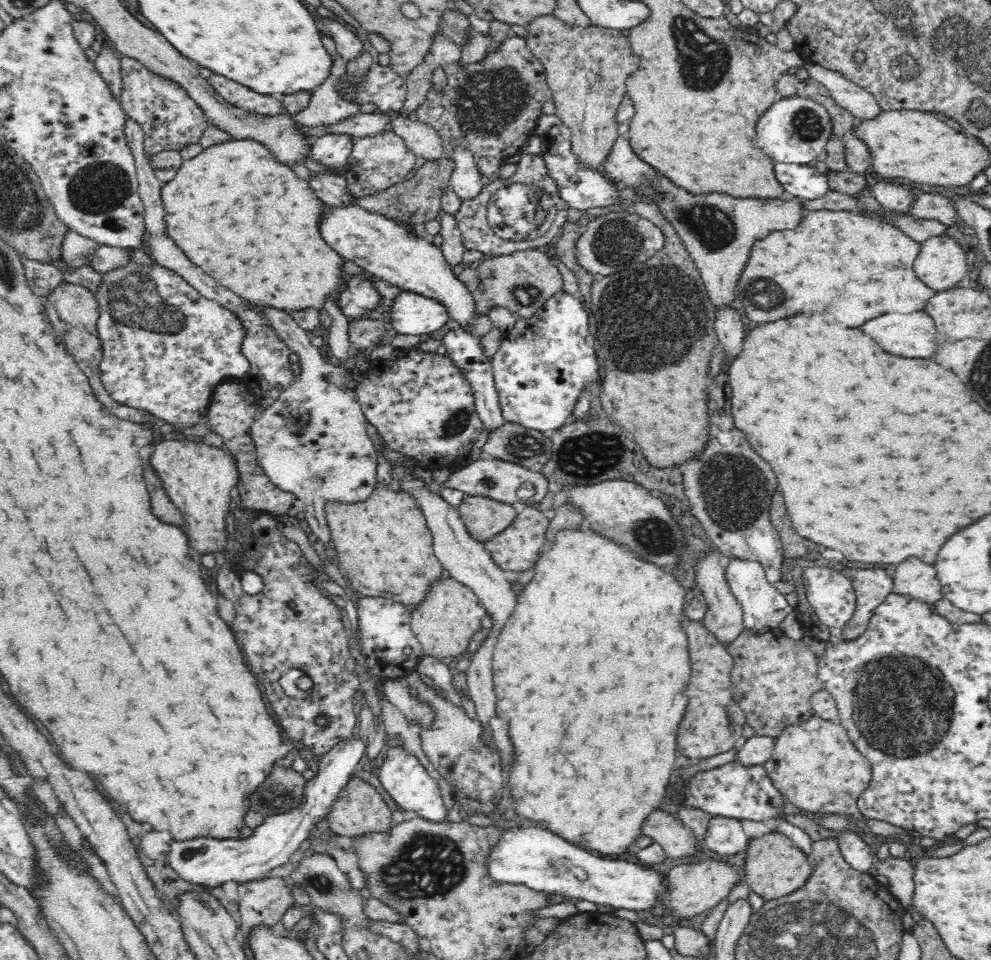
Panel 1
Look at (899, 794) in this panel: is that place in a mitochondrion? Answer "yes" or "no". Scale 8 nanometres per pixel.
no

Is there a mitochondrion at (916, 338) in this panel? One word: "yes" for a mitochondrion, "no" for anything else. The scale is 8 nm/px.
no

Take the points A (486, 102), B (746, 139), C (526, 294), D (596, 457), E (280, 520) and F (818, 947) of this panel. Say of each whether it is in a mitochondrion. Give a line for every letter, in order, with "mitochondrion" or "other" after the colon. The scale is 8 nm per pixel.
A: mitochondrion
B: other
C: mitochondrion
D: mitochondrion
E: other
F: mitochondrion

